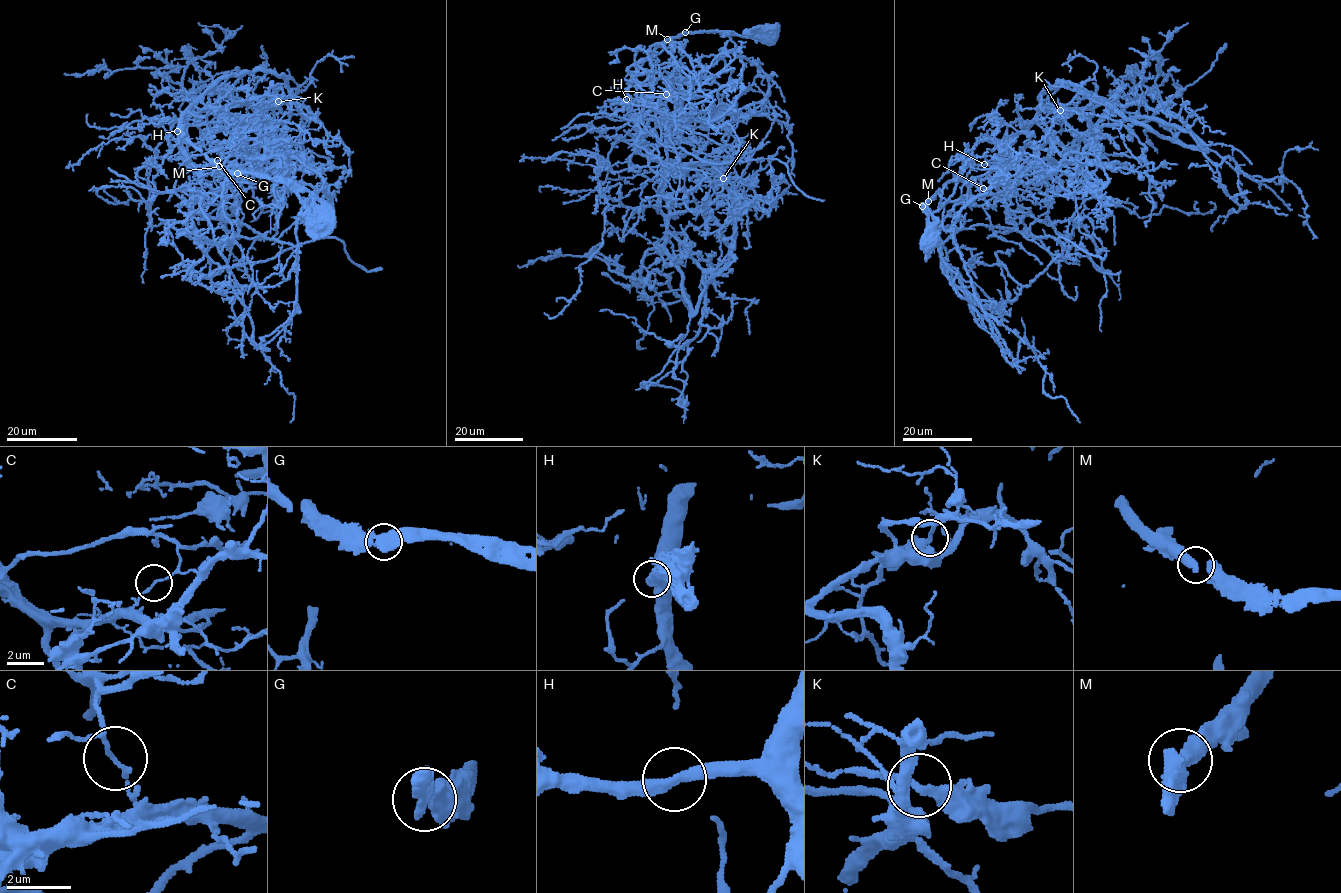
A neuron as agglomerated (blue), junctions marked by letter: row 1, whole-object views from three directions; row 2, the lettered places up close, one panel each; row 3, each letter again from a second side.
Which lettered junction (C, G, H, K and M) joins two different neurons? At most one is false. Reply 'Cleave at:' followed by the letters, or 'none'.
Cleave at: C

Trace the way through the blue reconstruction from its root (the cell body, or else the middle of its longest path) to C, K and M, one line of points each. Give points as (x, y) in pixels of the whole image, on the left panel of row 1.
C: (326, 221), (288, 184), (225, 170), (177, 130), (183, 154), (195, 165), (207, 167), (217, 161)
K: (326, 221), (288, 184), (225, 170), (177, 132), (191, 105), (186, 121), (201, 125), (253, 116), (278, 101)
M: (326, 221), (326, 218), (316, 214), (286, 183), (262, 178), (256, 174), (235, 173), (219, 166)

